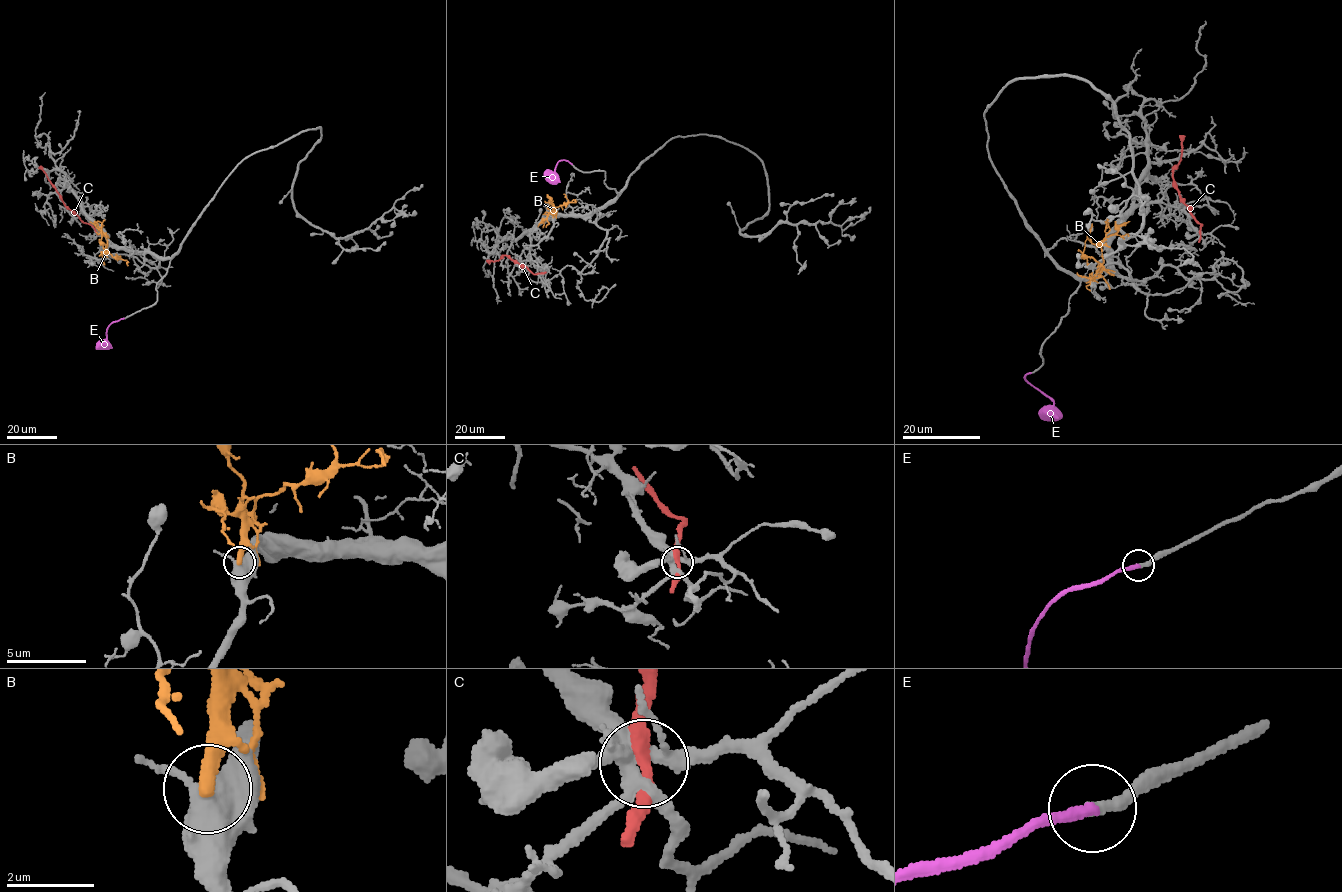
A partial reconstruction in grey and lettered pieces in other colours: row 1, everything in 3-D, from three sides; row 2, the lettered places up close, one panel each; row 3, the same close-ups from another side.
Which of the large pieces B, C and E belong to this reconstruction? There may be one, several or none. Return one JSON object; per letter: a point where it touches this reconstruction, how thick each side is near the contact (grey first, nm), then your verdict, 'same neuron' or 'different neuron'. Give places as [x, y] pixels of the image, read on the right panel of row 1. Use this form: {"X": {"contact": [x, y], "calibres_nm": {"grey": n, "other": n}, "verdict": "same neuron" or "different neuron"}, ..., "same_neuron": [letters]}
{"B": {"contact": [1113, 274], "calibres_nm": {"grey": 460, "other": 340}, "verdict": "different neuron"}, "C": {"contact": [1200, 235], "calibres_nm": {"grey": 380, "other": 240}, "verdict": "different neuron"}, "E": {"contact": [1030, 372], "calibres_nm": {"grey": 280, "other": 260}, "verdict": "same neuron"}, "same_neuron": ["E"]}

